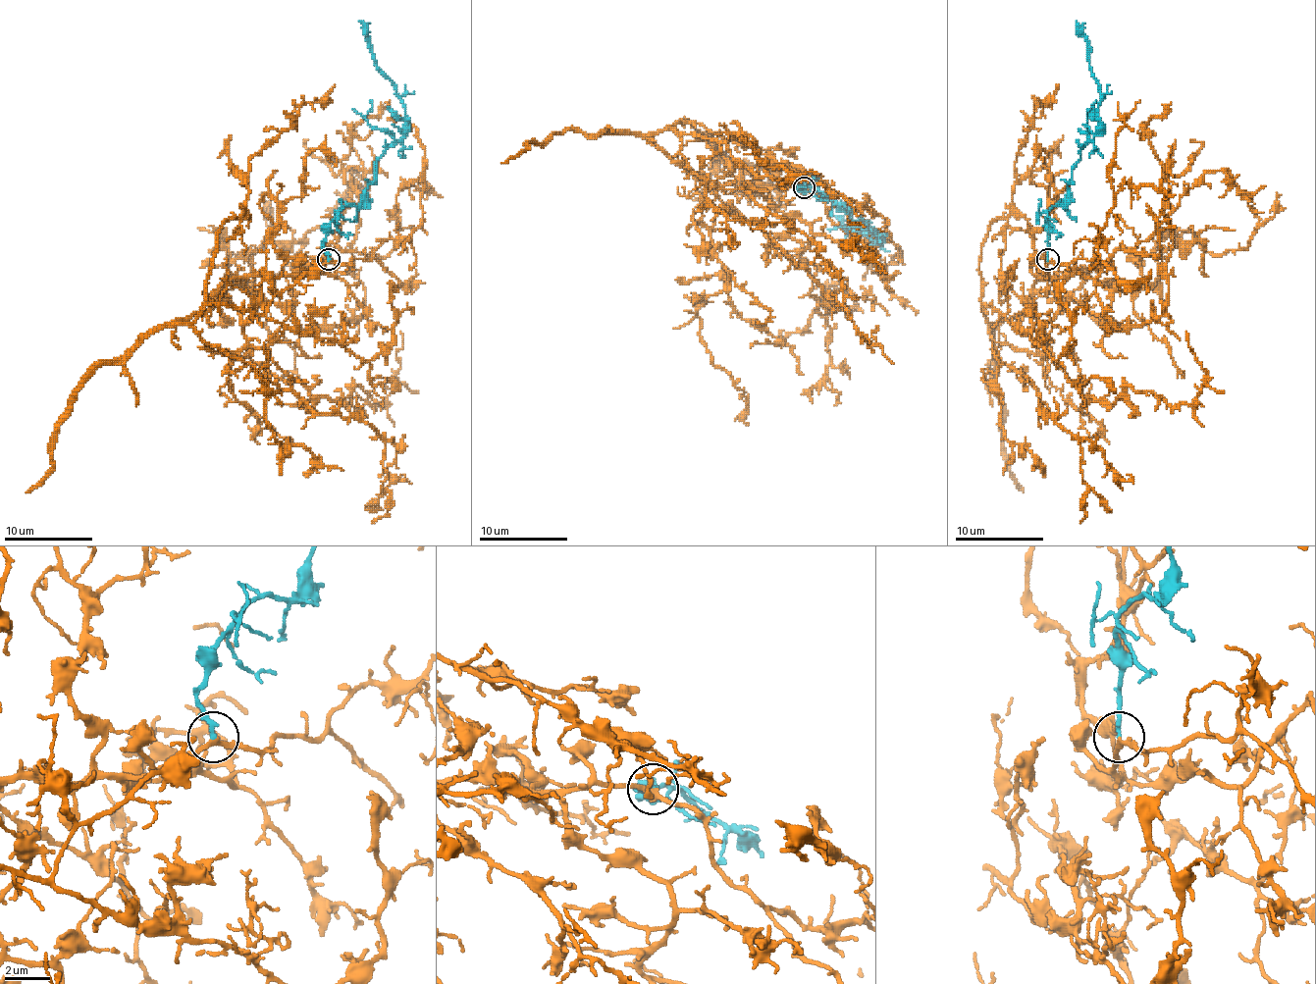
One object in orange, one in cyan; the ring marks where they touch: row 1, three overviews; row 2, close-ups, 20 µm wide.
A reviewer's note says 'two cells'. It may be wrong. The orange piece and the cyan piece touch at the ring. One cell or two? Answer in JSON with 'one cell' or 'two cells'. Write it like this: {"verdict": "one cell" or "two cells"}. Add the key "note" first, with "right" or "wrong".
{"note": "wrong", "verdict": "one cell"}

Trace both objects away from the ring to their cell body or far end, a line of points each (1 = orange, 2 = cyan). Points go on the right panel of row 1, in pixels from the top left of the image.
1: (1047, 261), (987, 334), (1049, 346), (1082, 397), (1190, 404), (1206, 373), (1186, 332)
2: (1047, 259), (1047, 212), (1065, 201), (1076, 162), (1098, 125), (1100, 84), (1076, 21)

